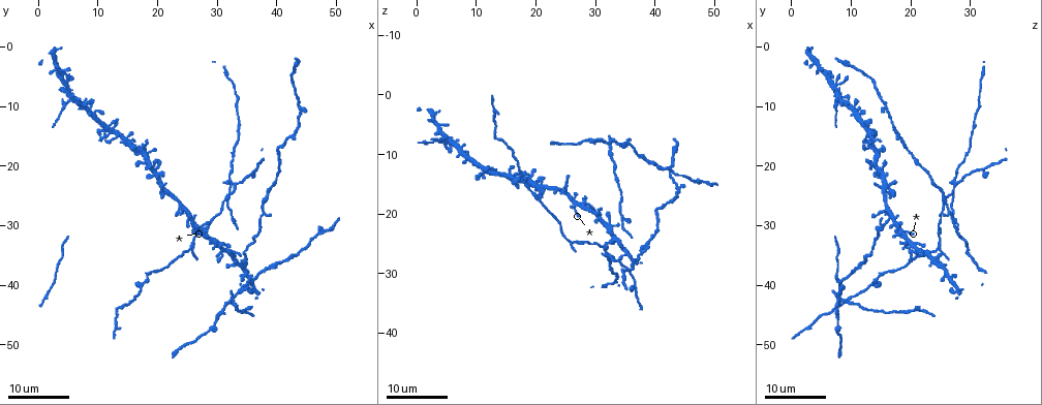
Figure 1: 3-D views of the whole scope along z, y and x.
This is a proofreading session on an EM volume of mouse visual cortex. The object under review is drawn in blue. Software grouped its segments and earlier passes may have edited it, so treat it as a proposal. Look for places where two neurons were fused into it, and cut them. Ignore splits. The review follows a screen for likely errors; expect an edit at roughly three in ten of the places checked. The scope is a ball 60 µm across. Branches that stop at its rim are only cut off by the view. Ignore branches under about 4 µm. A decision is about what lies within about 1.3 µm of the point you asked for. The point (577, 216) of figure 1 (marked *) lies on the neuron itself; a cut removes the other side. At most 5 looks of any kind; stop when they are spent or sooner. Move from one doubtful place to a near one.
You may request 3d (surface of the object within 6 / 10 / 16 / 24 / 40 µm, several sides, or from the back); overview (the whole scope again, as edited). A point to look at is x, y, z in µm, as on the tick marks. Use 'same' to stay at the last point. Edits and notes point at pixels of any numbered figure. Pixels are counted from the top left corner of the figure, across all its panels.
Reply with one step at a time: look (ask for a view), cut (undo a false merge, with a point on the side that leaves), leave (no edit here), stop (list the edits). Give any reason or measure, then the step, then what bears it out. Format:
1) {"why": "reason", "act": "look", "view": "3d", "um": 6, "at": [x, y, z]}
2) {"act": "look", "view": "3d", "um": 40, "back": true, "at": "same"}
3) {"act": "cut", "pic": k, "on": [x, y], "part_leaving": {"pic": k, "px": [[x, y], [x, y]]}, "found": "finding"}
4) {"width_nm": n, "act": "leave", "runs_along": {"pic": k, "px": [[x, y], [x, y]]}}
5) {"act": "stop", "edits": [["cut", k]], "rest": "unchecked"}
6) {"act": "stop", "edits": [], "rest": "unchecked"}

{"why": "looks like a crossing", "act": "look", "view": "3d", "um": 16, "at": [27.0, 31.0, 18.0]}

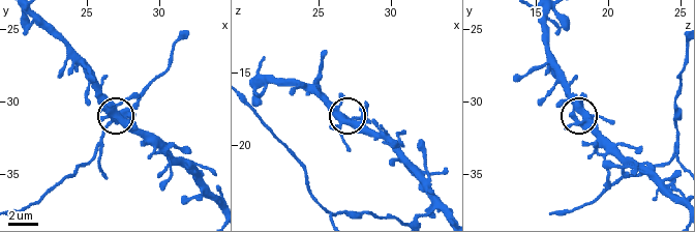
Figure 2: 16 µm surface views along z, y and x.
{"why": "zoom in", "act": "look", "view": "3d", "um": 10, "at": [26.8, 30.8, 18.4]}

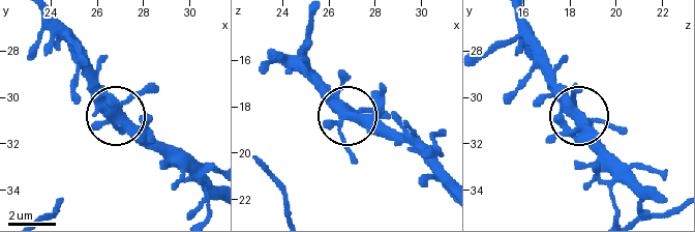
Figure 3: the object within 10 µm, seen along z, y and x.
{"width_nm": 380, "act": "leave", "found": "continuous, no second neuron"}

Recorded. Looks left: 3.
{"why": "four-way junction", "act": "look", "view": "3d", "um": 16, "at": [32.5, 23.5, 27.0]}

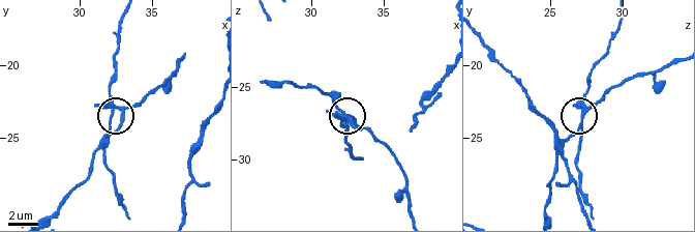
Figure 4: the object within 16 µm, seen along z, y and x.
{"act": "look", "view": "3d", "um": 6, "at": [33.0, 23.0, 27.6]}

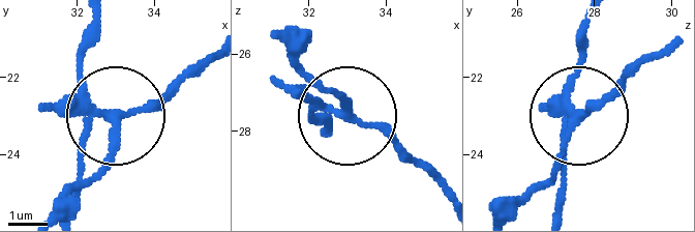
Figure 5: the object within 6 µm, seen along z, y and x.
{"act": "look", "view": "3d", "um": 6, "back": true, "at": [32.90, 22.95, 27.55]}

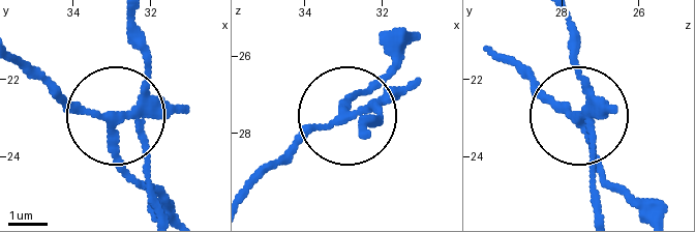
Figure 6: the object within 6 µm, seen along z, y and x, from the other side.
{"width_nm": 200, "act": "cut", "pic": 6, "on": [143, 48], "part_leaving": {"pic": 6, "px": [[141, 100], [150, 55], [137, 25]]}, "found": "two neurons meet here"}

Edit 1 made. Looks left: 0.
{"act": "stop", "edits": [["cut", 6]], "rest": "unchecked"}

